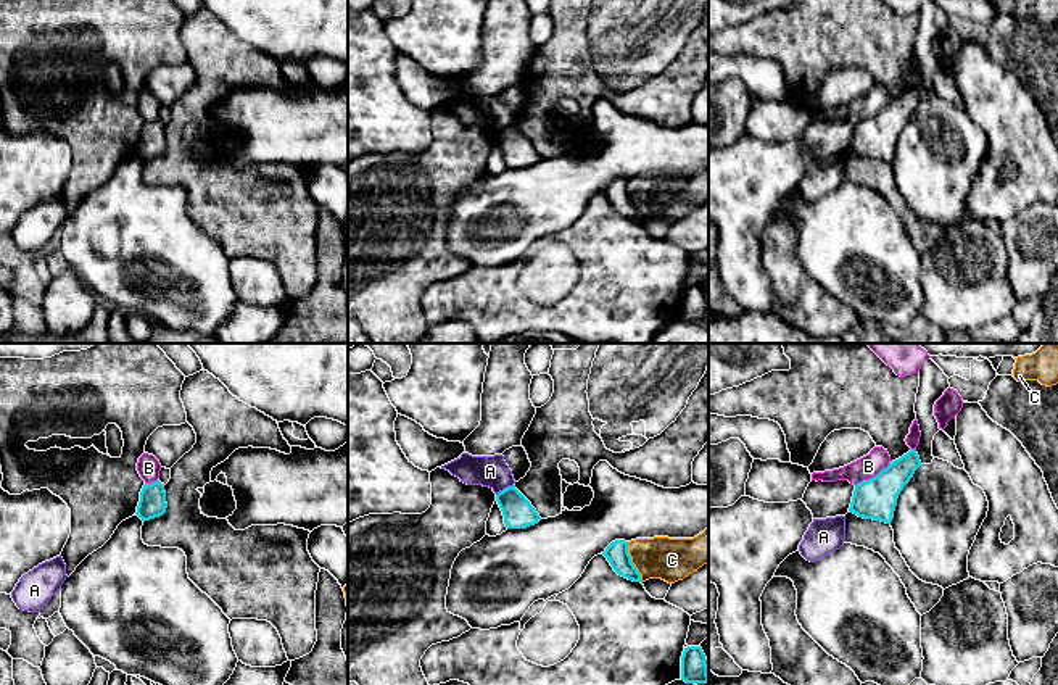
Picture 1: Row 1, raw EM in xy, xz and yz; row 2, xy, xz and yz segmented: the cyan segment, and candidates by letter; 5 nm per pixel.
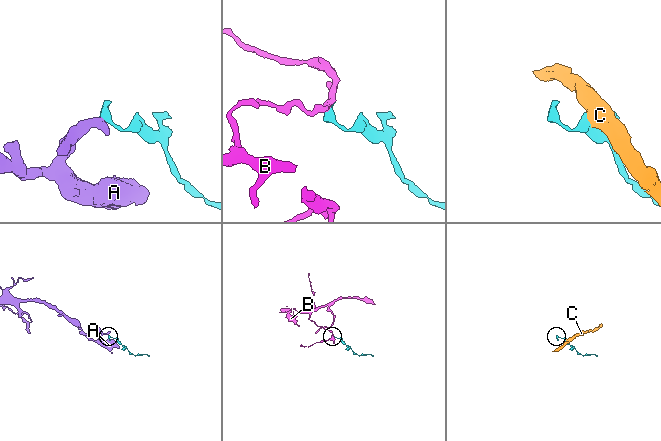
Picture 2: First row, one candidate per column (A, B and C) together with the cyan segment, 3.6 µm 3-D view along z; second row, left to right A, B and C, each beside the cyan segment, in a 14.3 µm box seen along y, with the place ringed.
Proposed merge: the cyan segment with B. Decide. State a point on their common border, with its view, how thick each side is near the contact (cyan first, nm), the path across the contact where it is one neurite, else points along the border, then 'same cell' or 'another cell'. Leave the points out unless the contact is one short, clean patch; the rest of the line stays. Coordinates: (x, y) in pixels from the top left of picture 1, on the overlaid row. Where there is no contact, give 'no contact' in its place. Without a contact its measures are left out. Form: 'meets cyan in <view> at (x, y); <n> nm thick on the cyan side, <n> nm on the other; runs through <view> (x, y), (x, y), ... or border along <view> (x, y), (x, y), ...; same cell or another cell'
meets cyan in yz at (873, 477); 200 nm thick on the cyan side, 120 nm on the other; border along yz (889, 461), (875, 476), (855, 485); another cell

